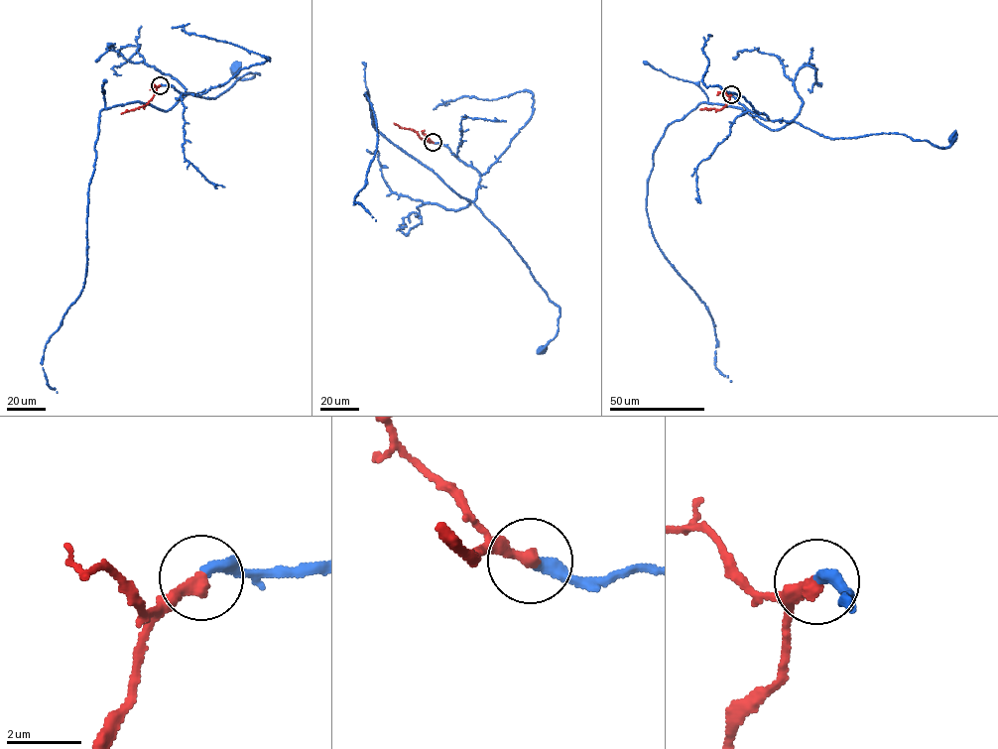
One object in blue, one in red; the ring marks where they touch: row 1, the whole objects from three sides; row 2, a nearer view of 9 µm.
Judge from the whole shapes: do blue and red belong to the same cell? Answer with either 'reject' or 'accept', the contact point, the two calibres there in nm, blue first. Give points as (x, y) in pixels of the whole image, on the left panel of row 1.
accept | (160, 85) | 360/380 nm

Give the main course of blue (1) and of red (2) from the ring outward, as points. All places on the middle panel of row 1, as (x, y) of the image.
1: (433, 142), (445, 145), (479, 173), (474, 203), (509, 242), (549, 300), (559, 307), (558, 331), (541, 349)
2: (433, 142), (394, 123)

